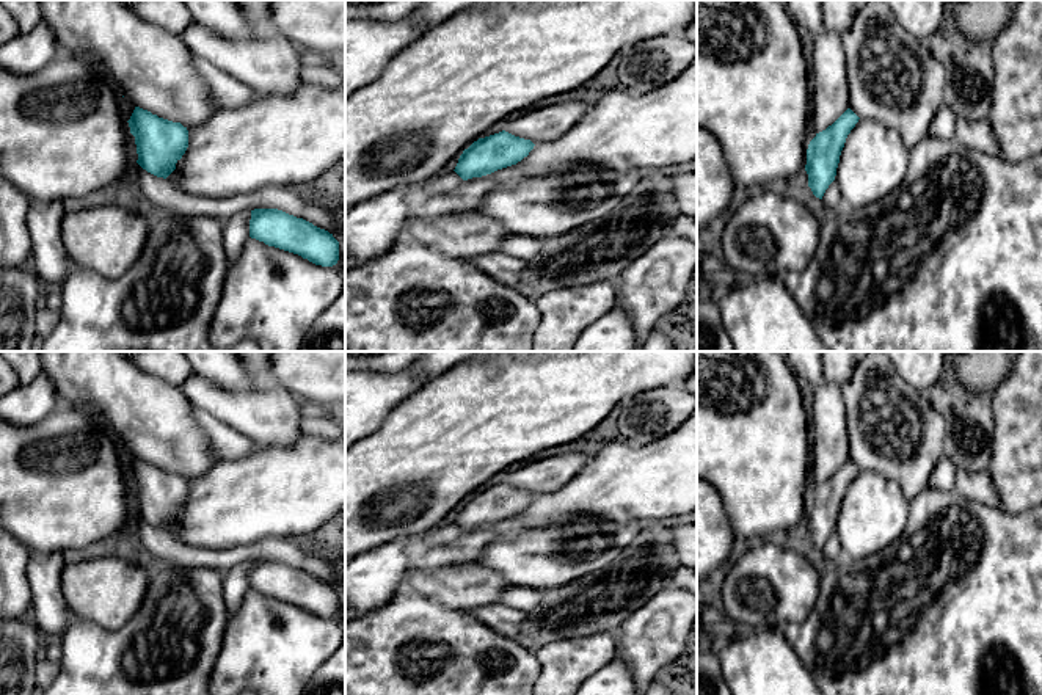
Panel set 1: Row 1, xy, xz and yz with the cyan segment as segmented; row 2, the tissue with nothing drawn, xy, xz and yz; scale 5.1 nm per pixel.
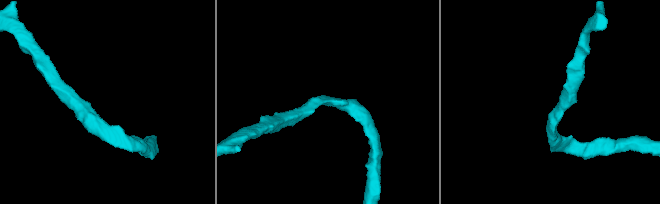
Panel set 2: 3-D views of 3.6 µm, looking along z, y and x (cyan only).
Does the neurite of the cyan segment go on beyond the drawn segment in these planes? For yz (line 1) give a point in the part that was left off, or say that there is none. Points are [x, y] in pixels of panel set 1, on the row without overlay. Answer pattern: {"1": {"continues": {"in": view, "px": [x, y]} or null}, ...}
{"1": {"continues": {"in": "yz", "px": [830, 443]}}}

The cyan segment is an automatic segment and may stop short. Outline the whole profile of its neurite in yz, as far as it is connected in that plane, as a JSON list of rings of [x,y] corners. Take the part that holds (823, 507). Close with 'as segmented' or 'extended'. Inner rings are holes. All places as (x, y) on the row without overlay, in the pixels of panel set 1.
[[[825,381],[814,388],[810,431],[816,488],[807,500],[805,522],[813,546],[822,551],[835,532],[846,489],[860,471],[849,460],[846,406],[840,384]]]; extended

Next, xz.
[[[570,447],[565,453],[529,463],[505,475],[502,483],[474,493],[463,502],[454,522],[468,532],[516,516],[535,496],[565,486],[588,460]]]; extended

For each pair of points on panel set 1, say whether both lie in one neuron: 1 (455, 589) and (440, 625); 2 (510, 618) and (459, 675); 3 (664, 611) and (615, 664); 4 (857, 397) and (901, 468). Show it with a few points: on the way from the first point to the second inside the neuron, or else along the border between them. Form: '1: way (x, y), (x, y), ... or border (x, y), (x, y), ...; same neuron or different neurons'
1: border (415, 592), (463, 612); different neurons
2: border (466, 612), (531, 650); different neurons
3: border (615, 651), (633, 678); different neurons
4: way (874, 414), (901, 441), (901, 451); same neuron

